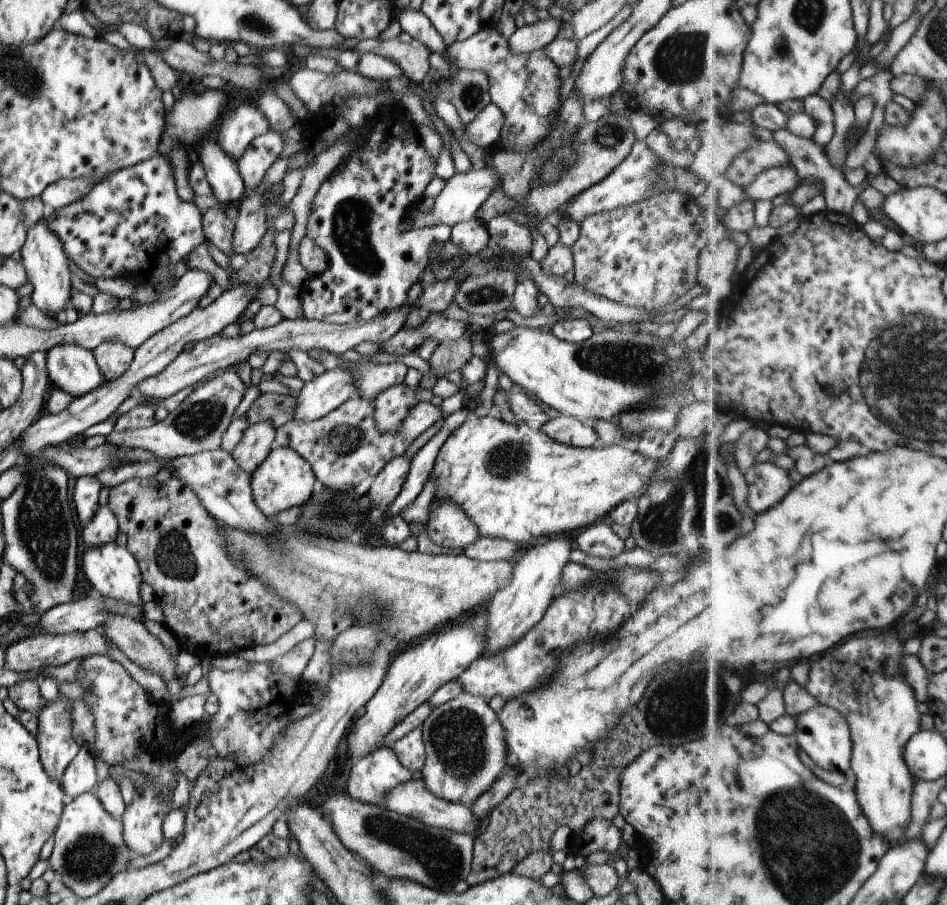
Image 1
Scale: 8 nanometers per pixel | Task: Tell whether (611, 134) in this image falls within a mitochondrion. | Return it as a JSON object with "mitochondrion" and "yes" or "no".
{"mitochondrion":"yes"}

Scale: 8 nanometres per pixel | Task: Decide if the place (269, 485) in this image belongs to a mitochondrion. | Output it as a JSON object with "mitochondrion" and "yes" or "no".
{"mitochondrion":"no"}

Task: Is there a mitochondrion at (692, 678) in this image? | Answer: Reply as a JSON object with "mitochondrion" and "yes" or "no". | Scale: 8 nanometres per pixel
{"mitochondrion":"yes"}

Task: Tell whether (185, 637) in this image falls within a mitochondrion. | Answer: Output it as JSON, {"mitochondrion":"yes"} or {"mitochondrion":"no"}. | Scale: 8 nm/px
{"mitochondrion":"no"}

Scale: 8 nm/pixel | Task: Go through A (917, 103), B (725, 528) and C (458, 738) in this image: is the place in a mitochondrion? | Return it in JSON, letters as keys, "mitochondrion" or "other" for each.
{"A":"other","B":"mitochondrion","C":"mitochondrion"}

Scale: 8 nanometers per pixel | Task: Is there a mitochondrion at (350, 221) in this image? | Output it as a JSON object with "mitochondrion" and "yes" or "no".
{"mitochondrion":"yes"}

